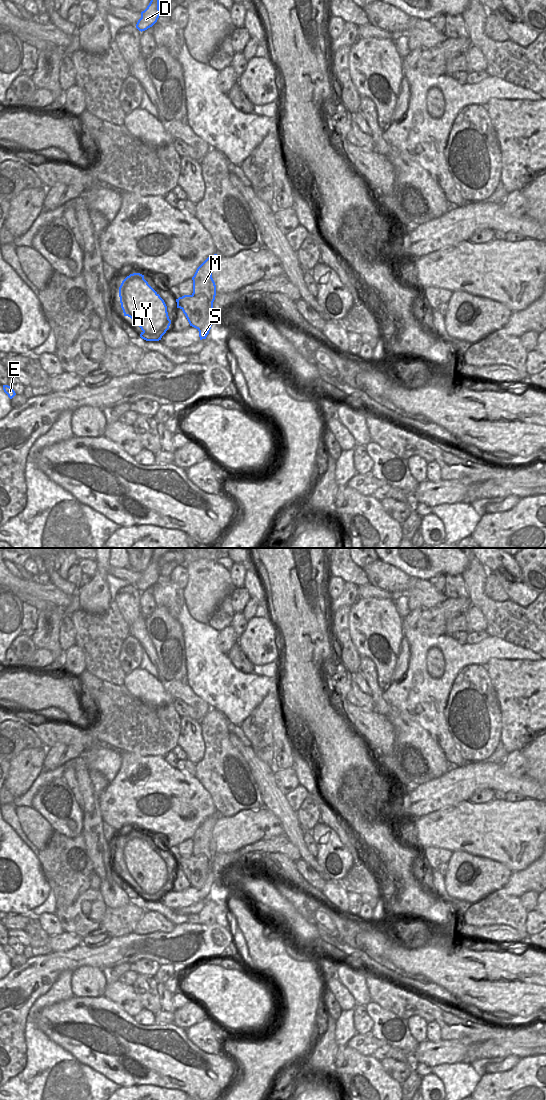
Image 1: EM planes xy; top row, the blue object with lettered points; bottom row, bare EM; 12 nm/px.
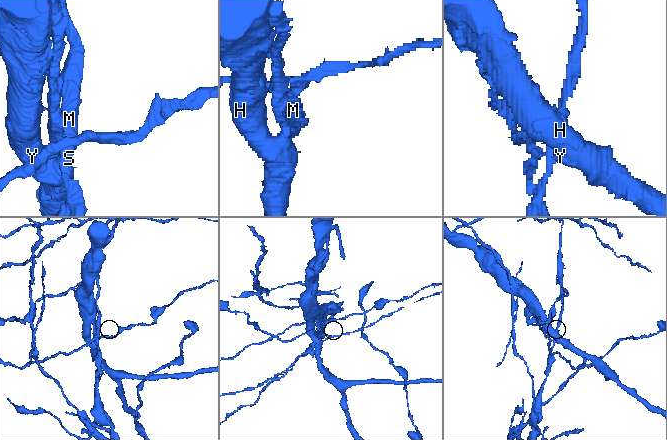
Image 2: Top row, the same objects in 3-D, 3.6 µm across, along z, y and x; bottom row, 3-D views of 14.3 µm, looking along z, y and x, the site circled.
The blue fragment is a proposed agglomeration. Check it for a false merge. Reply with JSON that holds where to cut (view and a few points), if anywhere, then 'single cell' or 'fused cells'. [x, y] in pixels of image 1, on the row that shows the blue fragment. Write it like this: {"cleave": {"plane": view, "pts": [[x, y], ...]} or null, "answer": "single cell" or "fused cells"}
{"cleave": {"plane": "xy", "pts": [[191, 295], [195, 304], [207, 316], [207, 320], [199, 329]]}, "answer": "fused cells"}

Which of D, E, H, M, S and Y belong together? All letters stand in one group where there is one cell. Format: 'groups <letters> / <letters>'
groups D E M S / H Y

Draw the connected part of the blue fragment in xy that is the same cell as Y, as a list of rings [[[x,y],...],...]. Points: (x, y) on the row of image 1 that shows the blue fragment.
[[[133,273],[127,276],[119,287],[119,297],[124,316],[130,317],[141,328],[140,337],[146,341],[159,341],[169,329],[167,306],[160,295],[144,279],[144,275]]]

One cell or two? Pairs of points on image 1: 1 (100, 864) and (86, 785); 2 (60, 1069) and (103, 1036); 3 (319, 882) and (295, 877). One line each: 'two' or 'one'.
1: one
2: two
3: two

